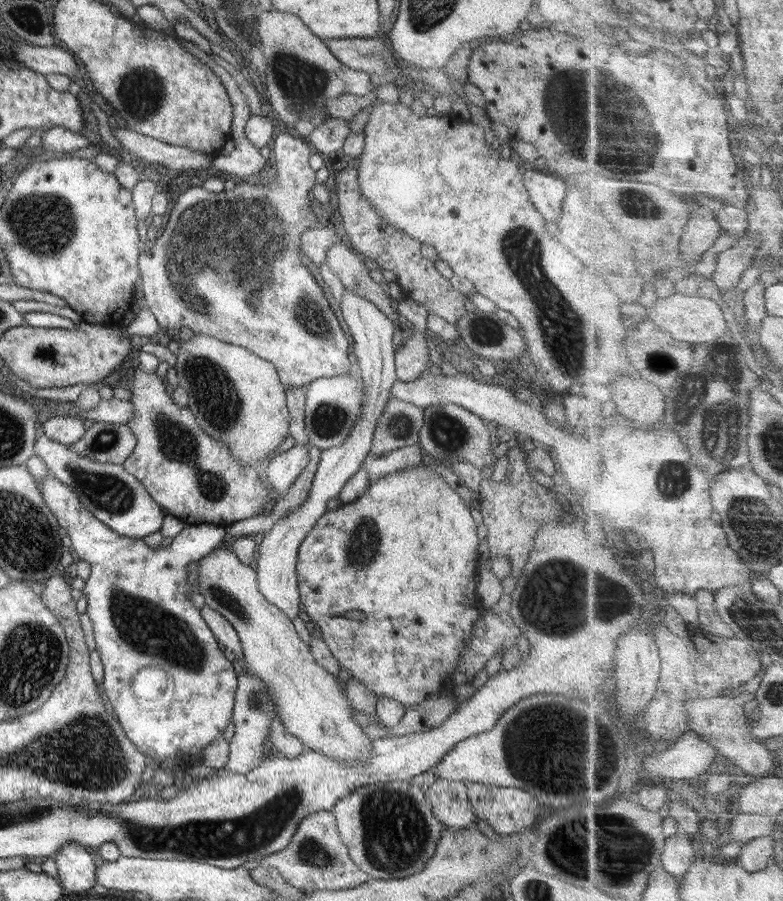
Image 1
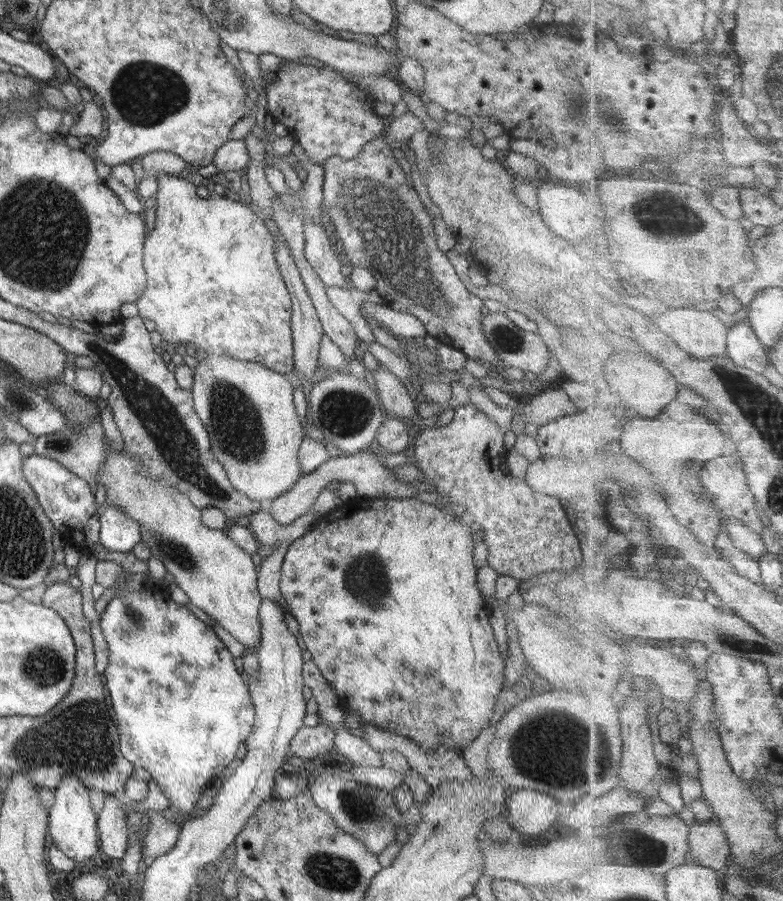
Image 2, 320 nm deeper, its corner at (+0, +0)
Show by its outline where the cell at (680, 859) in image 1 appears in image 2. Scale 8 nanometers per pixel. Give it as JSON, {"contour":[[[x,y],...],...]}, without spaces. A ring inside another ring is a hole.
{"contour":[[[695,822],[689,828],[691,860],[723,873],[727,866],[730,846],[723,828],[714,822]]]}

